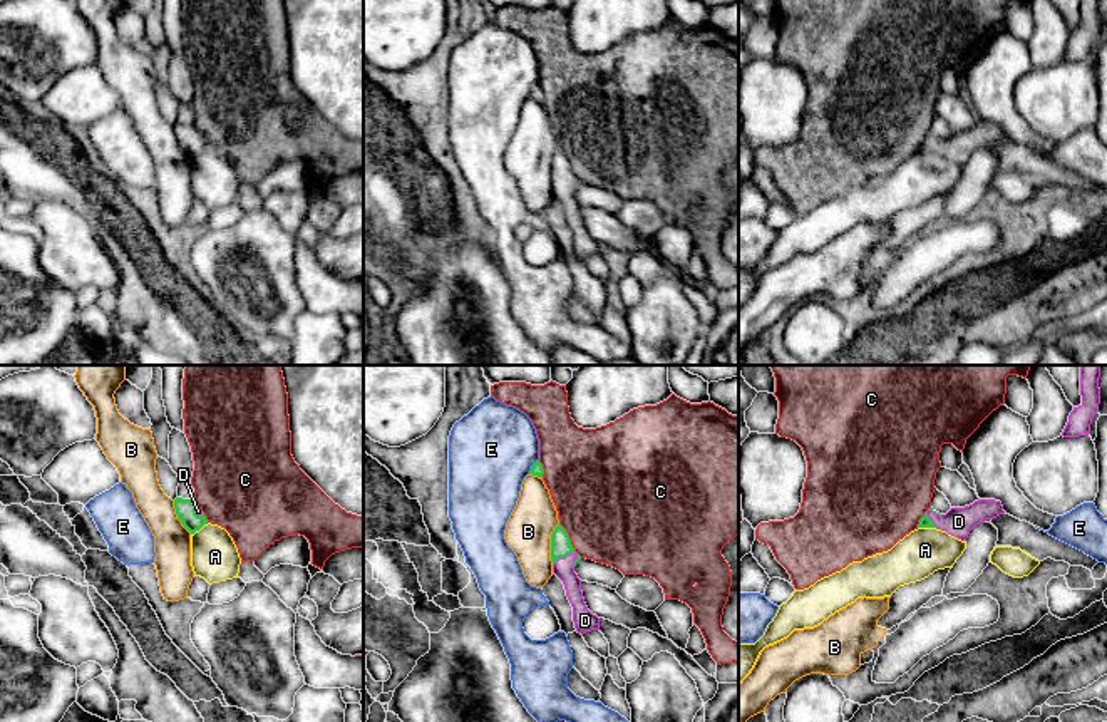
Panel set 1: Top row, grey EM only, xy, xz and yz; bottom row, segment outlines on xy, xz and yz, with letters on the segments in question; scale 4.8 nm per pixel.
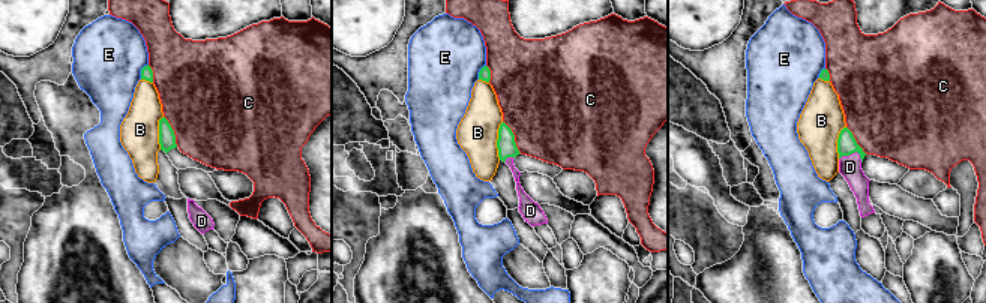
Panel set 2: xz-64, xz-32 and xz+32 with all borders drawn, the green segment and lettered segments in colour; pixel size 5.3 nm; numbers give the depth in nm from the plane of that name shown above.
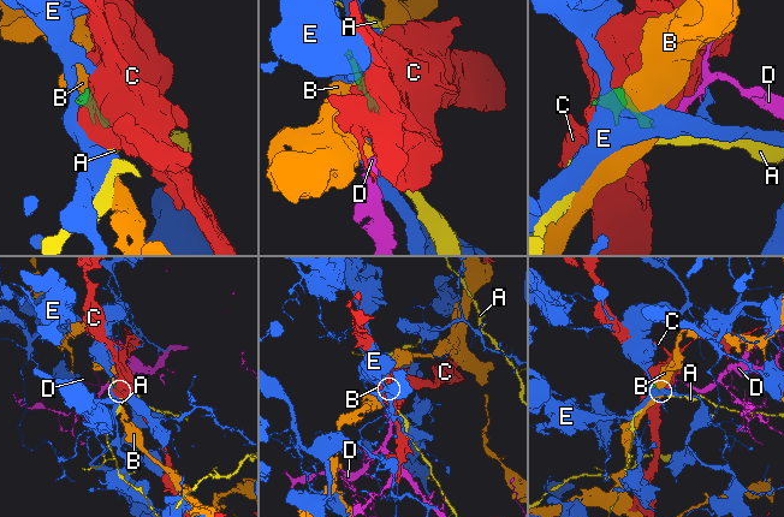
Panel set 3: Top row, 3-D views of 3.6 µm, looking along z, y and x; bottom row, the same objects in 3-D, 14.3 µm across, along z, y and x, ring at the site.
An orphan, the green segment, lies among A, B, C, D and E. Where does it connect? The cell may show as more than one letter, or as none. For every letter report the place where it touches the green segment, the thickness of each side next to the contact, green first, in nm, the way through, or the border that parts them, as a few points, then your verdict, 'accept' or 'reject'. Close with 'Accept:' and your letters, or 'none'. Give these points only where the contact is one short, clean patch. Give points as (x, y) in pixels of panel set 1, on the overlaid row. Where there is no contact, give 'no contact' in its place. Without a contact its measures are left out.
A: meets green in xy at (200, 528); 100 nm thick on the green side, 220 nm on the other; border along xy (208, 523), (191, 535); reject
B: meets green in xz at (551, 543); 100 nm thick on the green side, 220 nm on the other; reject
C: meets green in xz at (570, 540); 100 nm thick on the green side, 500 nm on the other; reject
D: meets green in xz at (565, 556); 100 nm thick on the green side, 100 nm on the other; runs through xz (561, 546), (565, 556), (563, 568); accept
E: meets green in xz at (531, 466); 60 nm thick on the green side, 420 nm on the other; reject
Accept: D

